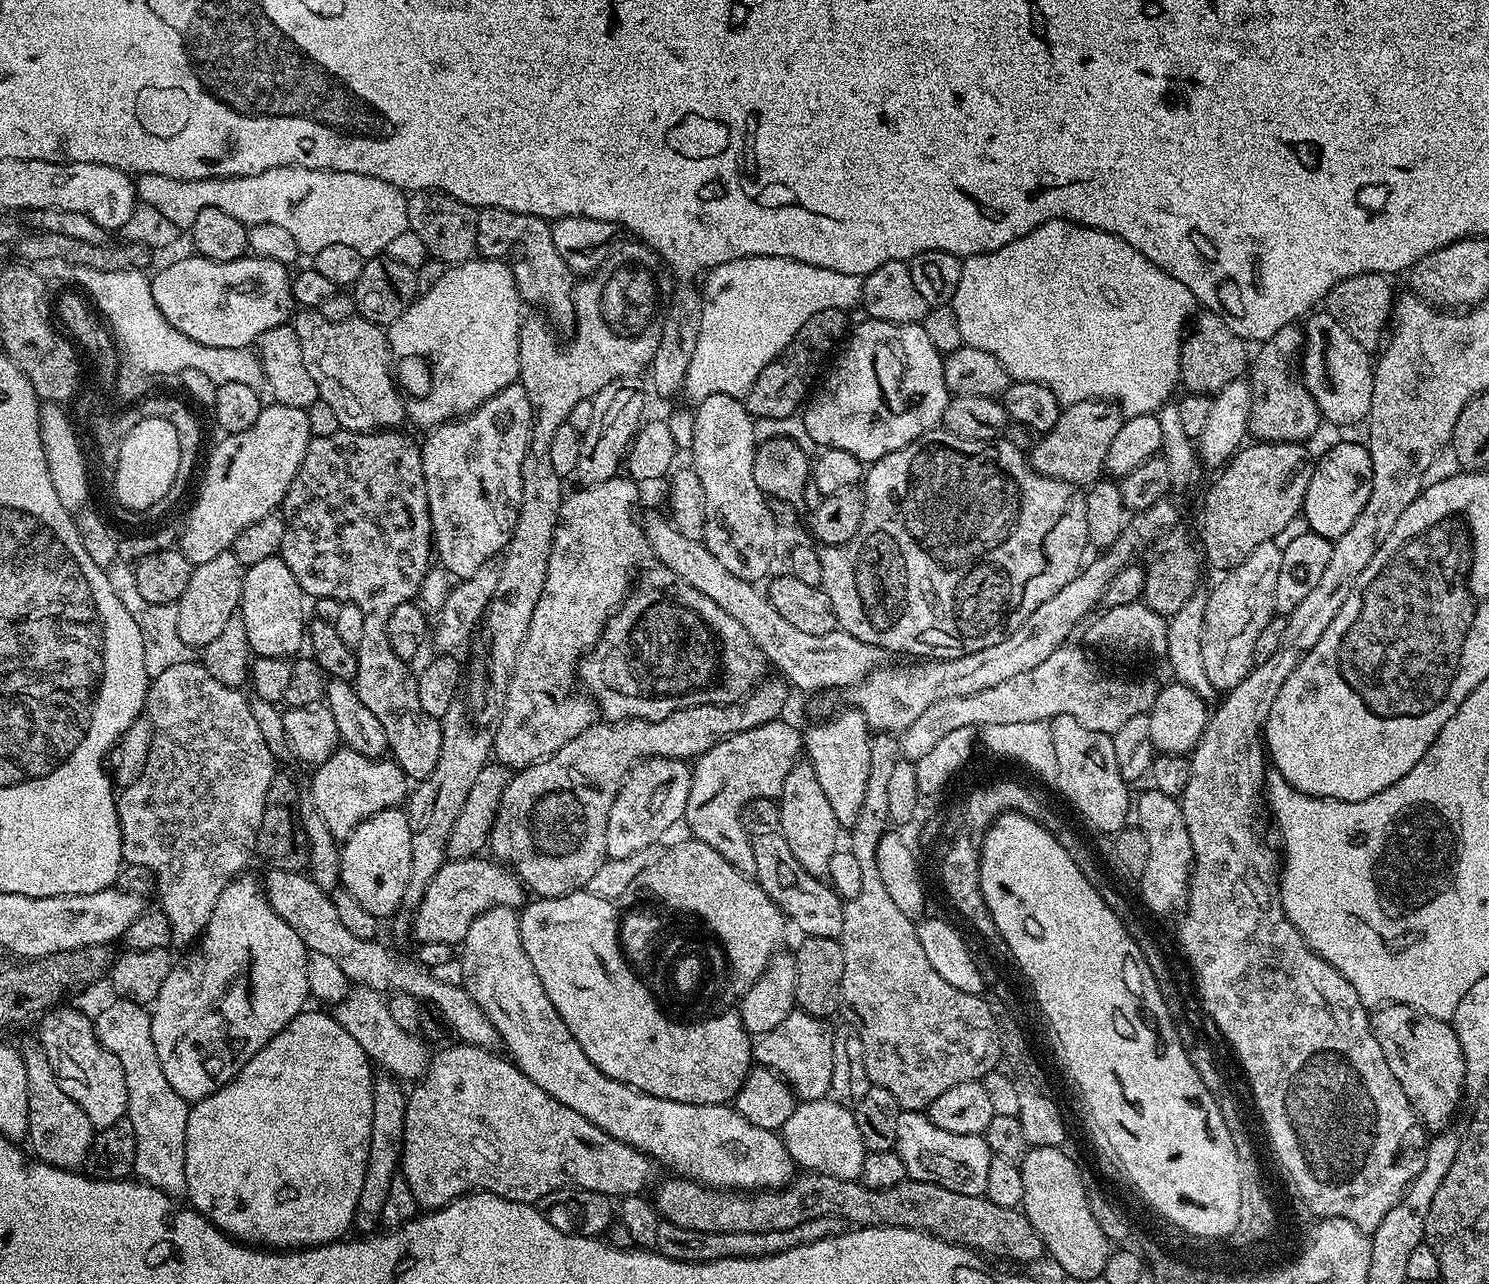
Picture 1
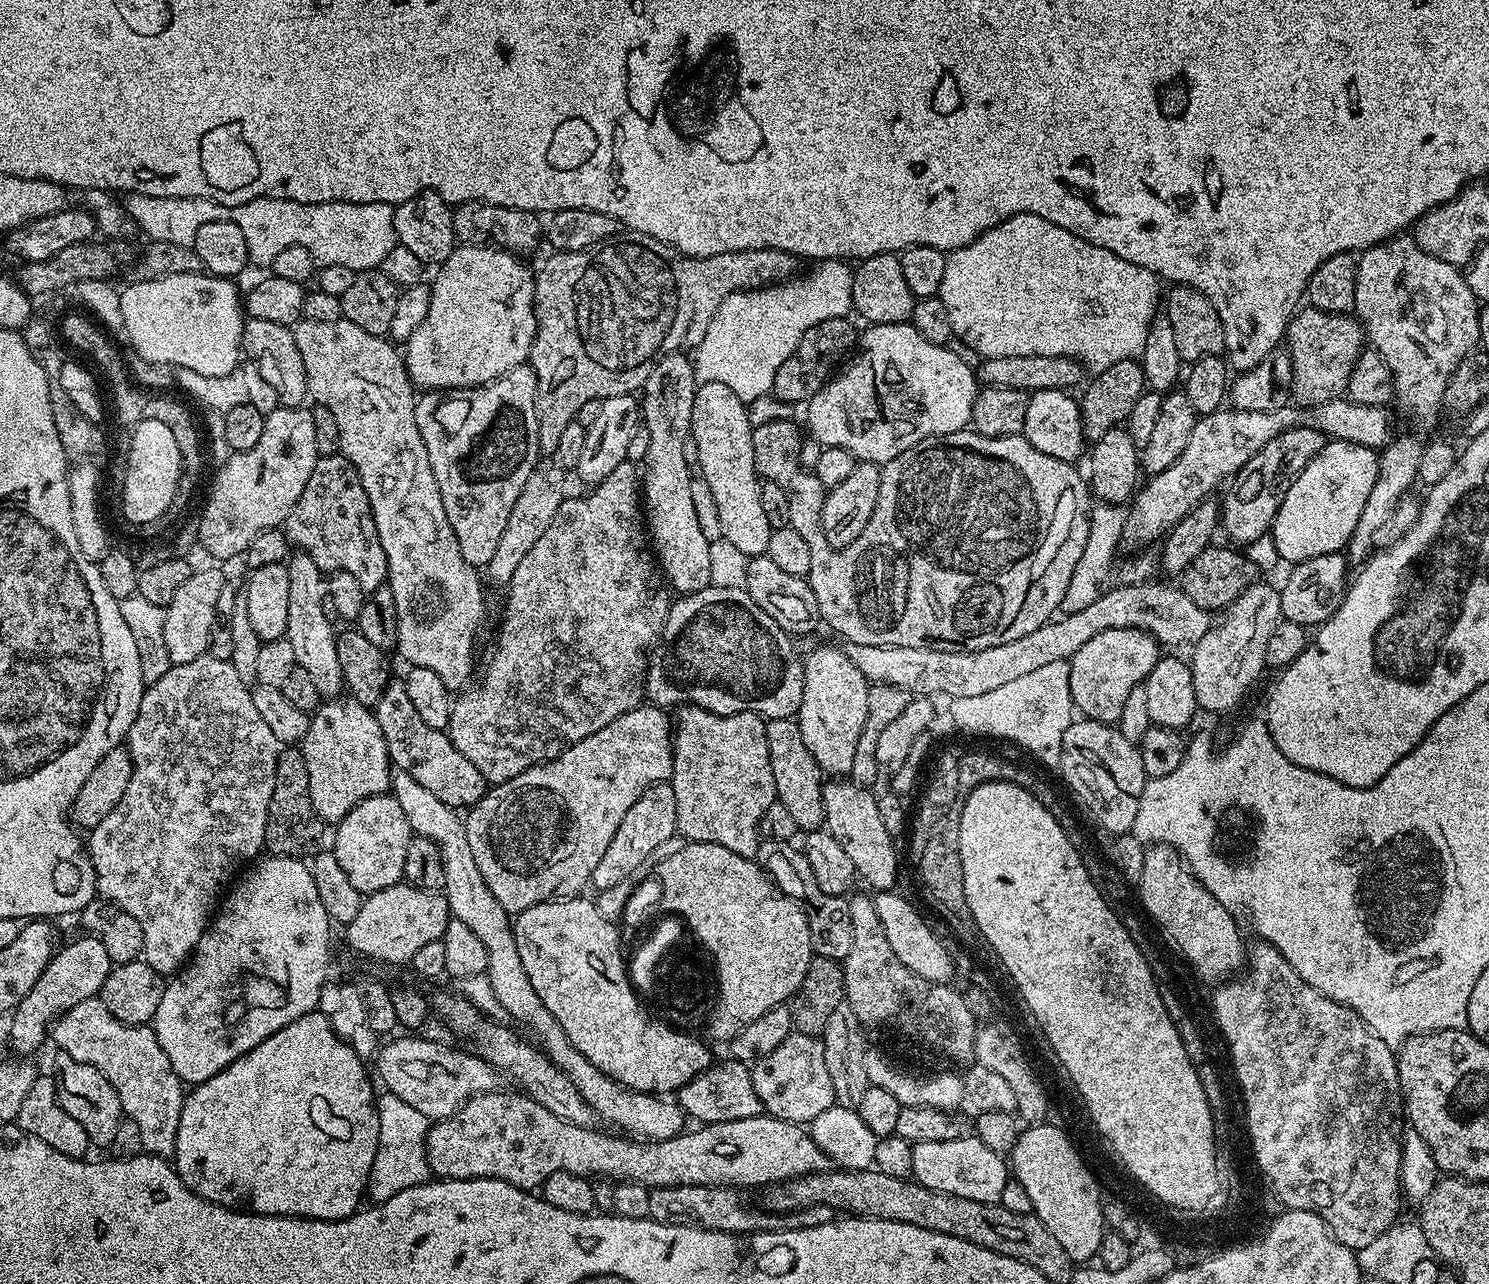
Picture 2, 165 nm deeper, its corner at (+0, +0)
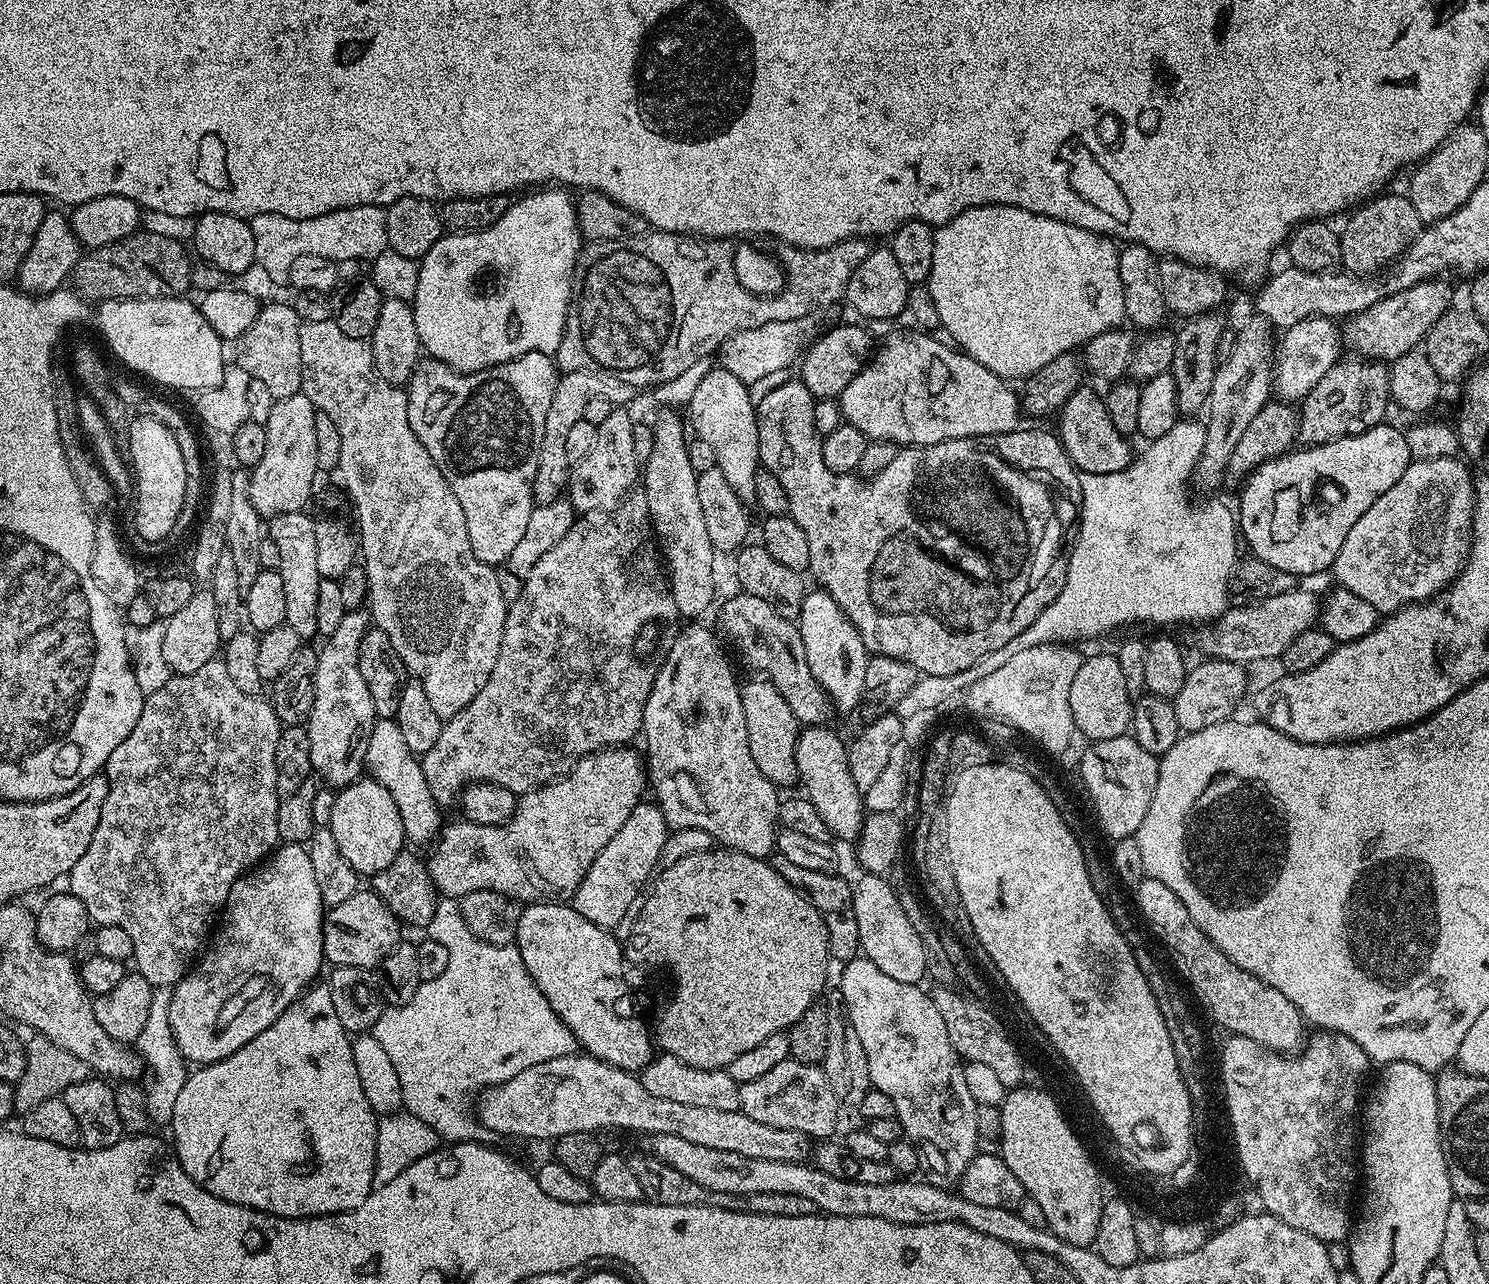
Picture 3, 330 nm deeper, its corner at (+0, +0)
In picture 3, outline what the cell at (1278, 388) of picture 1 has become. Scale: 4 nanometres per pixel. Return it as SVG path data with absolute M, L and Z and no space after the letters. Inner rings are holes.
M1444 278L1423 281L1379 300L1370 306L1370 310L1347 317L1342 324L1343 343L1356 348L1357 357L1381 362L1391 362L1402 354L1419 349L1432 324L1453 307L1452 288L1446 281Z

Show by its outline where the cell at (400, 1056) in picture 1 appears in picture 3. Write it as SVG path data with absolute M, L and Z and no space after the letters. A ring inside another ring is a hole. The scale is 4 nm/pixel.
M587 1054L550 1058L550 1062L530 1066L530 1070L522 1070L522 1074L516 1074L512 1080L507 1080L504 1084L483 1089L479 1093L478 1099L480 1099L480 1112L478 1111L480 1125L488 1129L489 1133L496 1135L497 1132L500 1136L525 1136L528 1140L555 1142L561 1140L566 1134L578 1134L579 1132L596 1134L599 1133L599 1128L625 1128L628 1132L646 1132L646 1136L650 1138L658 1134L674 1134L677 1138L686 1138L686 1142L695 1142L697 1146L710 1146L710 1150L731 1150L734 1154L746 1154L746 1158L770 1158L770 1162L804 1162L810 1156L810 1138L798 1130L782 1130L778 1126L766 1126L766 1122L754 1122L754 1118L750 1118L739 1110L710 1110L710 1106L686 1106L683 1102L669 1102L666 1098L658 1098L654 1094L649 1094L646 1086L642 1086L639 1075L610 1066L606 1062Z

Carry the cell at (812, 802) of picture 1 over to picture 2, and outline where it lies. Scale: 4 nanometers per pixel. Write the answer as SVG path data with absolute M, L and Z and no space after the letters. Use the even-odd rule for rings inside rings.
M795 719L768 720L766 740L770 746L770 771L774 773L776 799L780 800L782 806L786 806L787 812L794 817L797 829L819 829L824 823L822 790L826 780L818 762L814 762L814 754L806 750L806 741L802 738L799 723Z

